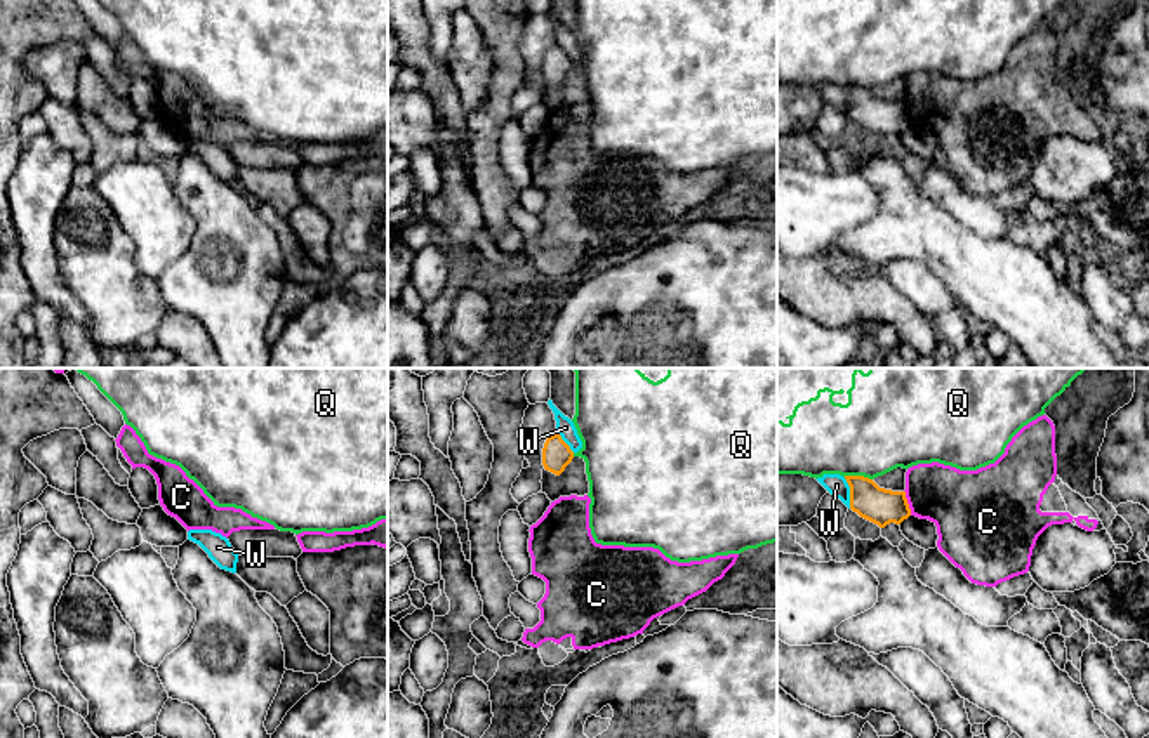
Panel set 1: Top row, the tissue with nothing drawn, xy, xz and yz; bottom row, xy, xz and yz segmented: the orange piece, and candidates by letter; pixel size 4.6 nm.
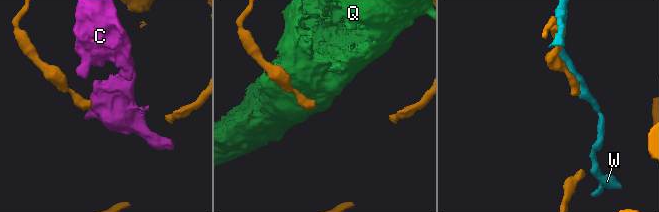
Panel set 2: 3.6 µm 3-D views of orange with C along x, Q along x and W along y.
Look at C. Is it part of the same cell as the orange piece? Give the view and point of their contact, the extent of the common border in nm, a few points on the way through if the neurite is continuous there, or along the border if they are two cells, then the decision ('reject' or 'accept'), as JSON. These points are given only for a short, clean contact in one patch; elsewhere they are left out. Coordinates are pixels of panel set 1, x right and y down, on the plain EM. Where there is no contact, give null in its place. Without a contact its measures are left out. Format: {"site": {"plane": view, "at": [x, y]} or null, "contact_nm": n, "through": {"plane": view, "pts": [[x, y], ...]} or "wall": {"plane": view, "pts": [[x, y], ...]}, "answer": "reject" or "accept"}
{"site": {"plane": "yz", "at": [906, 113]}, "contact_nm": 120, "wall": {"plane": "yz", "pts": [[904, 101], [911, 125]]}, "answer": "reject"}

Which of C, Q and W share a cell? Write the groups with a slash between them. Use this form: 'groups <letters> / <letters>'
groups C / Q / W

